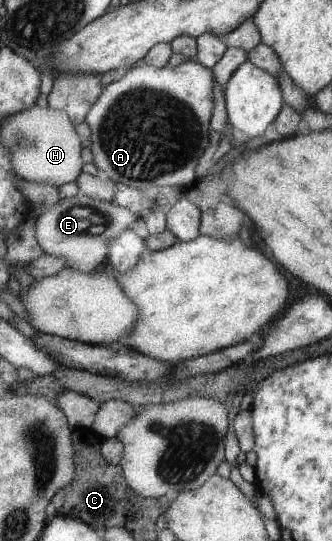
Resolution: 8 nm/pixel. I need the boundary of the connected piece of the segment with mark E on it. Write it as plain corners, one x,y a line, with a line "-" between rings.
77,193
61,199
36,218
35,236
46,254
65,258
67,267
91,275
108,256
109,242
130,229
136,218
128,208

